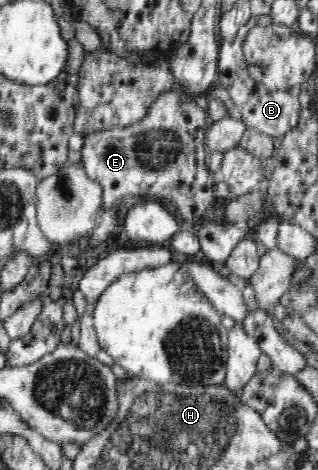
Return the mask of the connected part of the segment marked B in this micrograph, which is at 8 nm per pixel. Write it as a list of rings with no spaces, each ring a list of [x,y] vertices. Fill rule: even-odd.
[[[250,18],[246,24],[238,28],[234,38],[222,40],[220,54],[216,60],[218,65],[217,83],[221,88],[228,91],[234,102],[238,116],[244,121],[244,124],[252,129],[270,135],[273,139],[278,140],[284,134],[289,133],[298,123],[301,114],[300,102],[298,97],[290,95],[288,91],[270,86],[267,81],[256,81],[250,77],[249,64],[244,59],[242,53],[242,42],[246,32],[254,26],[258,20]]]

